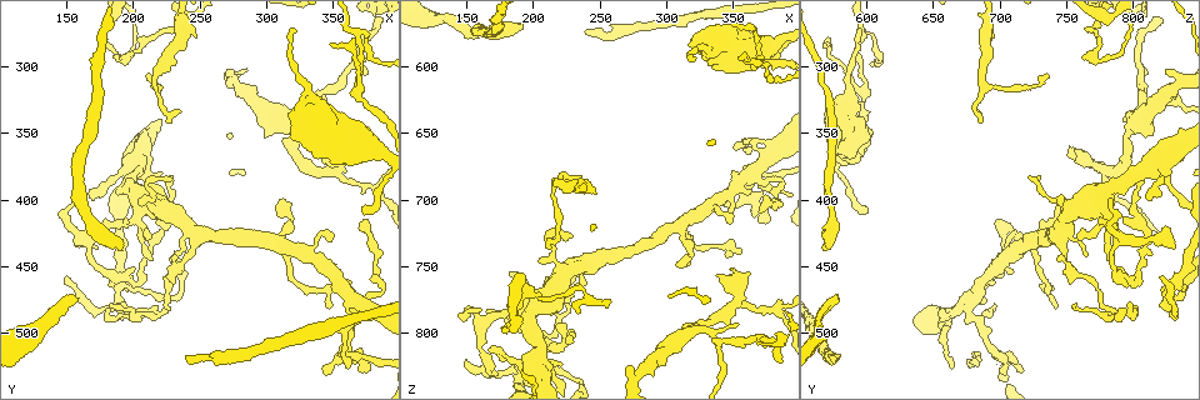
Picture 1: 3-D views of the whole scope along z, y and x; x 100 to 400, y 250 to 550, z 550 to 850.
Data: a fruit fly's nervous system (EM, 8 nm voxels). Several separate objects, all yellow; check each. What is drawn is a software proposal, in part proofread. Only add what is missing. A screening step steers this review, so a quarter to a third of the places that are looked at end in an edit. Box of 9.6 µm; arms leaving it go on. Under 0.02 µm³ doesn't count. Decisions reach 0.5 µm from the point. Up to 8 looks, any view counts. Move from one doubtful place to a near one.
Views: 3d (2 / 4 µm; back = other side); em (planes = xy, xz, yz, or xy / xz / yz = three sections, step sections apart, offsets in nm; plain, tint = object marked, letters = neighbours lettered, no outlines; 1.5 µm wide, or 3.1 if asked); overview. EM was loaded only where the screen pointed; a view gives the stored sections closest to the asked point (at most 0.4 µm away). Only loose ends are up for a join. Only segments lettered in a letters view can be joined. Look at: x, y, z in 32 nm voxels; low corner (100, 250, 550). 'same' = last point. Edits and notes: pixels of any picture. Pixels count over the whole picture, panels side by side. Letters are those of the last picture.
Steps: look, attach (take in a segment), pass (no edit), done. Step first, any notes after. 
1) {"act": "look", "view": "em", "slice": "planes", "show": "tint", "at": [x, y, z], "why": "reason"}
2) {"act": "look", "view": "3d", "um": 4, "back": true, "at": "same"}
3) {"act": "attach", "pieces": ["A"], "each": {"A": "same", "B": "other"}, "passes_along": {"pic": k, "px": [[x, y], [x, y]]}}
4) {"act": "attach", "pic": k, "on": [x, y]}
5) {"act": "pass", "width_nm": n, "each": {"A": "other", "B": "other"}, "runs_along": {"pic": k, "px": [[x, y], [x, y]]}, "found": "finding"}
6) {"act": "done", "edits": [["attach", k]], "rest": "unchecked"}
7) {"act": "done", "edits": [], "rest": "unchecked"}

{"act": "look", "view": "3d", "um": 2, "at": [174, 438, 832], "why": "an open end"}

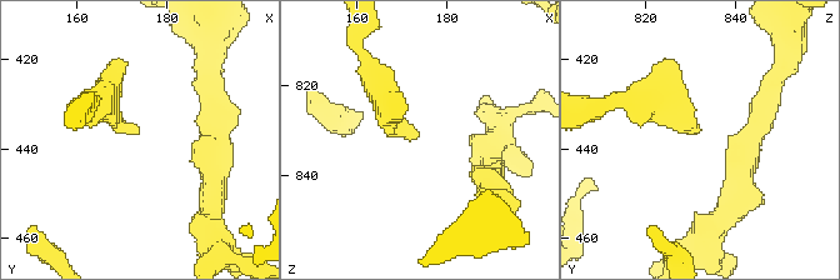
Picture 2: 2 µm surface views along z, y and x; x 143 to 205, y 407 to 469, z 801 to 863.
{"act": "look", "view": "em", "slice": "planes", "show": "tint", "at": [173, 437, 831]}

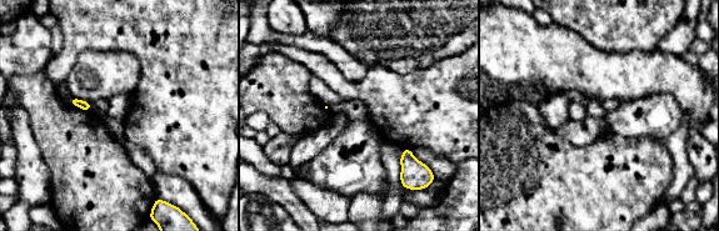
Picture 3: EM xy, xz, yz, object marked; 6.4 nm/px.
{"act": "look", "view": "em", "slice": "planes", "show": "letters", "at": "same", "why": "see the neighbours"}

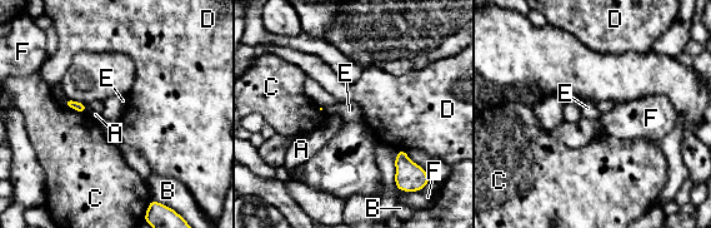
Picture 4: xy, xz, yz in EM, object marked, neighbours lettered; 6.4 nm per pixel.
{"act": "pass", "each": {"A": "other", "B": "other", "C": "other", "D": "other", "E": "other", "F": "other"}, "border": {"pic": 4, "px": [[64, 104], [85, 113]]}, "found": "no lettered segment goes on from it"}

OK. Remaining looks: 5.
{"act": "look", "view": "em", "slice": "planes", "show": "letters", "at": [348, 480, 744], "why": "tapers out"}

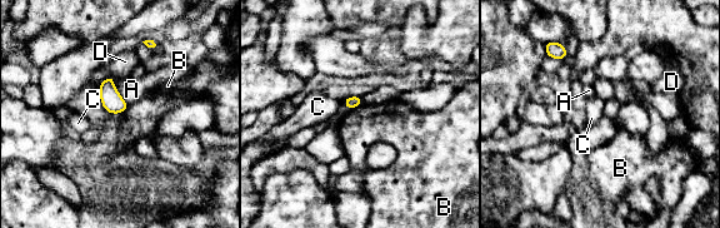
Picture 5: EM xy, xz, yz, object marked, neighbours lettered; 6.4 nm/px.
{"act": "pass", "each": {"A": "other", "B": "other", "C": "other", "D": "other"}, "border": {"pic": 5, "px": [[361, 103], [349, 110]]}, "found": "none of them fits"}

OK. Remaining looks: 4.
{"act": "look", "view": "3d", "um": 4, "at": [348, 430, 716], "why": "tapers out"}

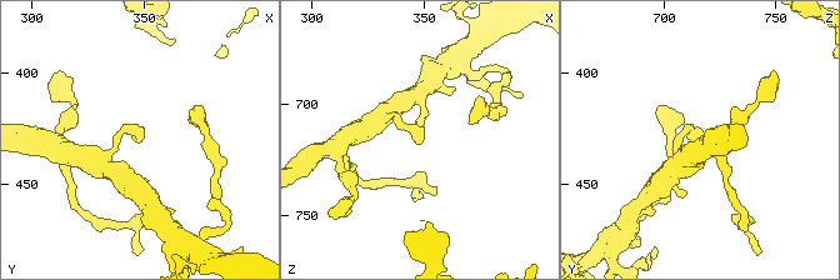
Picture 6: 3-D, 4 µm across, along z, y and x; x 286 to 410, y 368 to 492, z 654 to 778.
{"act": "look", "view": "em", "slice": "planes", "show": "letters", "at": [348, 431, 716], "why": "need the tissue"}

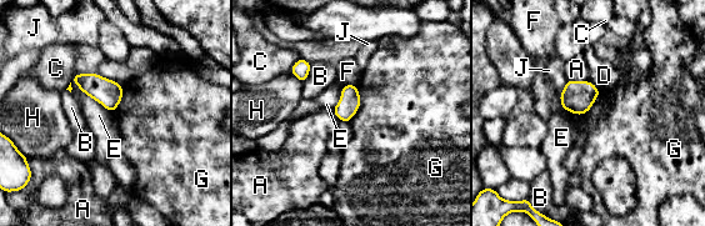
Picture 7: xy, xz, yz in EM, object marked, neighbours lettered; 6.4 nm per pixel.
{"act": "pass", "each": {"A": "other", "B": "other", "C": "other", "D": "other", "E": "other", "F": "other", "G": "other", "H": "other", "J": "other"}, "border": {"pic": 7, "px": [[358, 85], [360, 104], [349, 121]]}, "found": "none of them fits"}

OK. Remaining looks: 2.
{"act": "look", "view": "em", "slice": "planes", "show": "plain", "at": [350, 360, 752], "why": "branch stops here"}

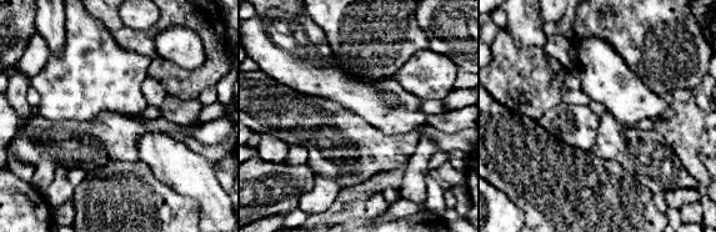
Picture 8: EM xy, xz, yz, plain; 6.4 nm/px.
{"act": "look", "view": "em", "slice": "planes", "show": "letters", "at": "same", "why": "see the neighbours"}

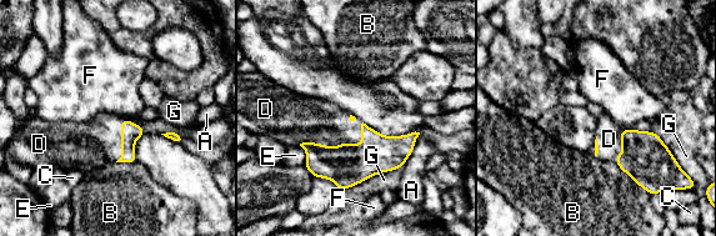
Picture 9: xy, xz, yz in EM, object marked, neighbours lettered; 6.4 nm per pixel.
{"act": "attach", "pieces": ["D"], "each": {"A": "other", "B": "other", "C": "other", "D": "same", "E": "other", "F": "other", "G": "other"}, "found": "it goes on there"}

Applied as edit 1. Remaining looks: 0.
{"act": "done", "edits": [["attach", 9]], "rest": "unchecked"}

